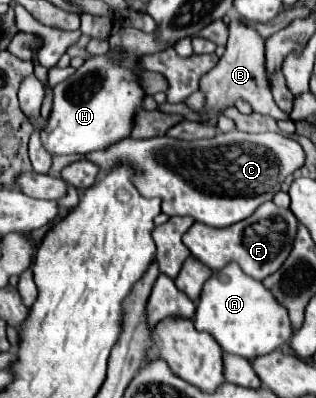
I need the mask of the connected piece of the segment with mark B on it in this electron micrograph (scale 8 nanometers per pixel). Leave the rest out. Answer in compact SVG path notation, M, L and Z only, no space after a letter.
M237 19L229 23L229 41L225 45L225 55L219 59L219 63L201 79L201 91L205 93L207 101L205 107L213 113L227 105L233 105L235 99L245 99L251 103L251 107L261 115L271 115L273 119L291 119L289 113L281 111L269 91L267 73L265 73L265 41L263 37L239 23Z

